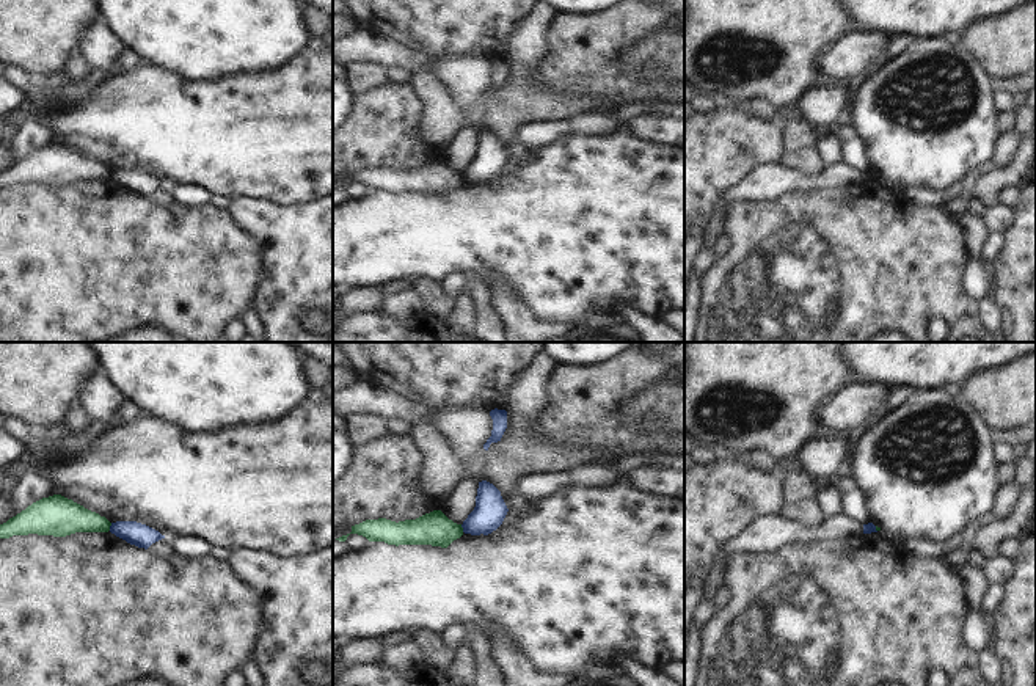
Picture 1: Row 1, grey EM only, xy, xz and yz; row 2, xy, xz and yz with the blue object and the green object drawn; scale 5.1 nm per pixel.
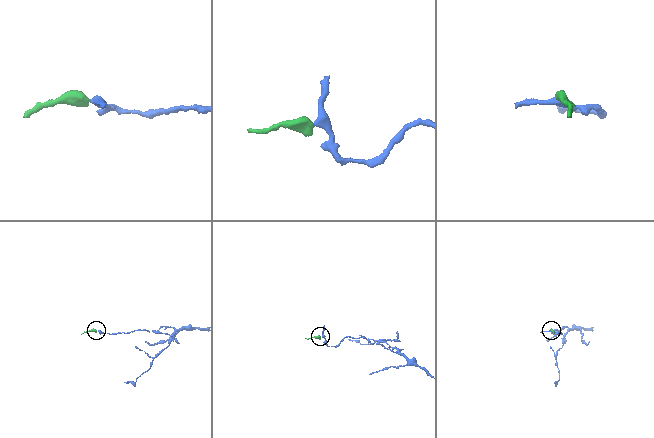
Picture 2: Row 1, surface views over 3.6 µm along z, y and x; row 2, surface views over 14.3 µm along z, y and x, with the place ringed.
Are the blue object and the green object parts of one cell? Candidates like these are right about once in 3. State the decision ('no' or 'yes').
no

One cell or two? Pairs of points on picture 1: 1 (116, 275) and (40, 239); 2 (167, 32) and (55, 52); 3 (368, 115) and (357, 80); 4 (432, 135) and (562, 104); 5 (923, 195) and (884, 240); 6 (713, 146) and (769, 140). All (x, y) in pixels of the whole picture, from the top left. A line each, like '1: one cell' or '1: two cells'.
1: one cell
2: two cells
3: two cells
4: one cell
5: two cells
6: one cell

